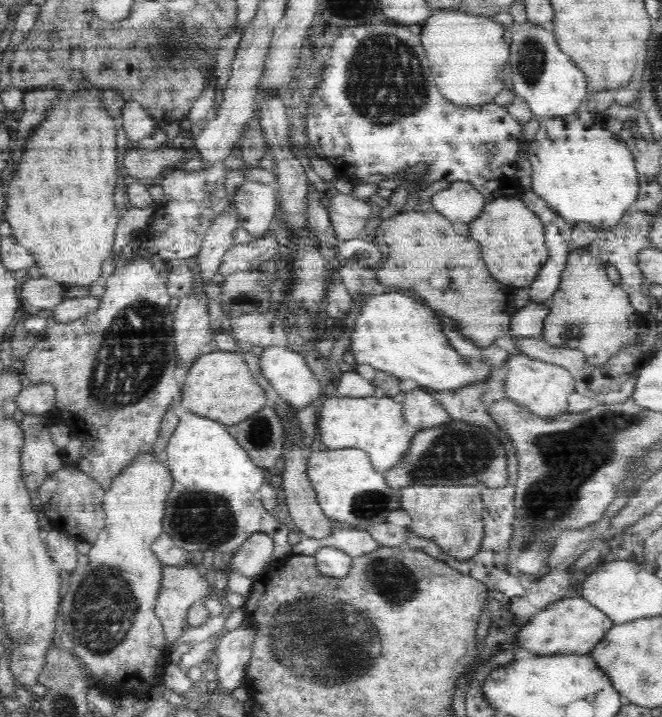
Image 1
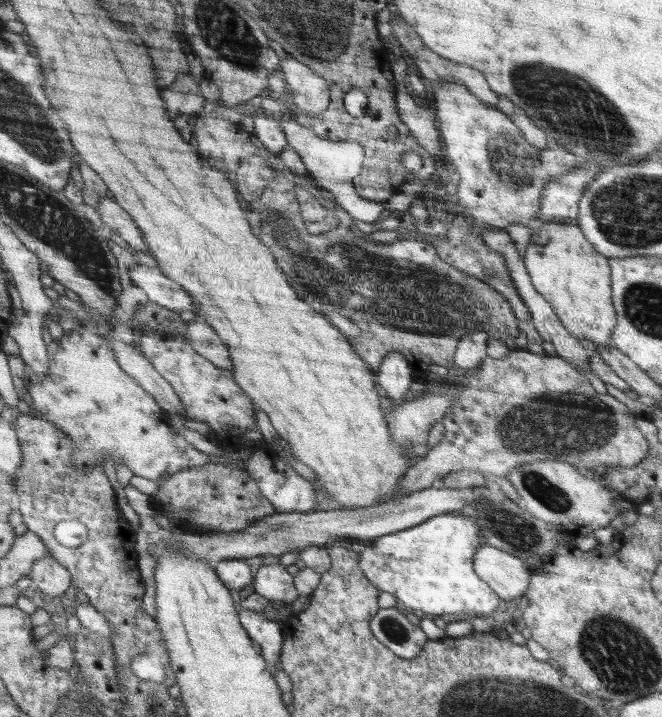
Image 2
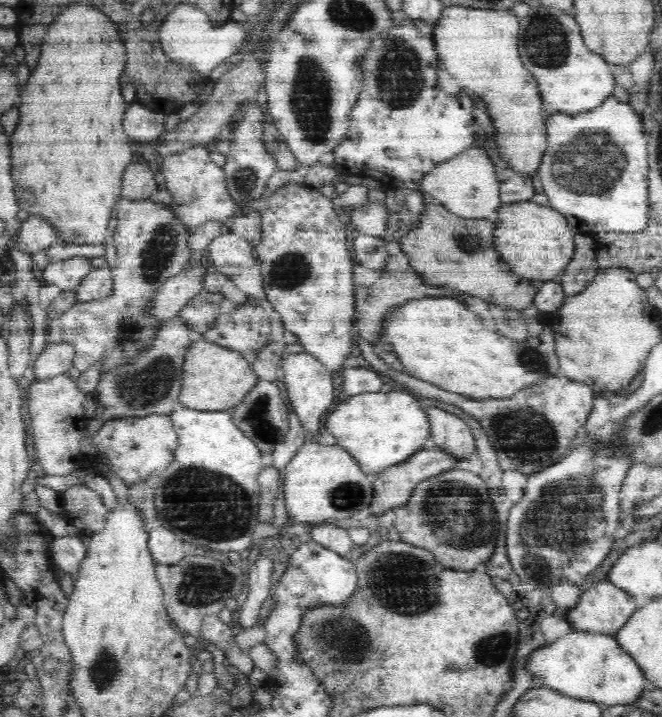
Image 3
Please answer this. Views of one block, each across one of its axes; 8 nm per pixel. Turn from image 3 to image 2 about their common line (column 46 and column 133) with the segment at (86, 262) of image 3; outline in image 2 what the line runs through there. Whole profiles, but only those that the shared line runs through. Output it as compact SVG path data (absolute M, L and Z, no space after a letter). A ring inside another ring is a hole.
M136 265L129 268L126 284L134 284L148 296L150 302L156 303L174 311L190 310L197 314L197 308L193 304L191 295L184 290L180 283L174 282L159 269Z

